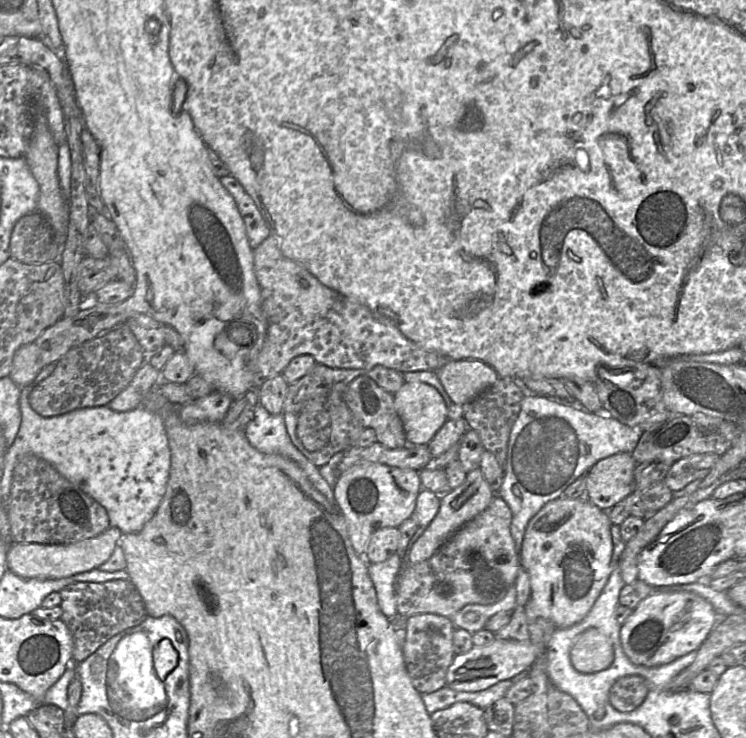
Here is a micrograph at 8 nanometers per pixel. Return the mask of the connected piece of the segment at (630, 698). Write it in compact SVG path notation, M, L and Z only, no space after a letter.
M638 675L619 678L611 687L609 702L619 712L631 712L638 708L647 697L649 681Z

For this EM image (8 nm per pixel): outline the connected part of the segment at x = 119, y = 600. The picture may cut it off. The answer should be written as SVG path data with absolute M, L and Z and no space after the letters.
M130 580L75 582L60 592L61 620L73 637L73 656L80 663L116 634L140 625L147 617L145 604Z

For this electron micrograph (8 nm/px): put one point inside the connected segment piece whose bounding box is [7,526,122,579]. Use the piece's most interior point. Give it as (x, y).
(28, 560)

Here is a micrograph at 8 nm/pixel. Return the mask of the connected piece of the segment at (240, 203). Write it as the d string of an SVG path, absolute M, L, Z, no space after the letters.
M231 174L219 178L221 185L234 198L252 249L256 248L271 234L268 225L252 197Z

